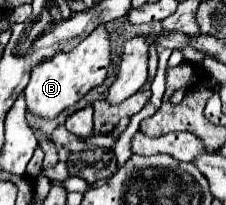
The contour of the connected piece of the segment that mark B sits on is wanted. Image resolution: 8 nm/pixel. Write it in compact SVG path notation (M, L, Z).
M98 25L84 41L80 41L72 51L58 51L52 59L38 63L30 73L30 83L26 85L26 105L32 113L40 117L56 117L62 109L74 105L92 87L106 79L110 65L110 31L106 25Z

